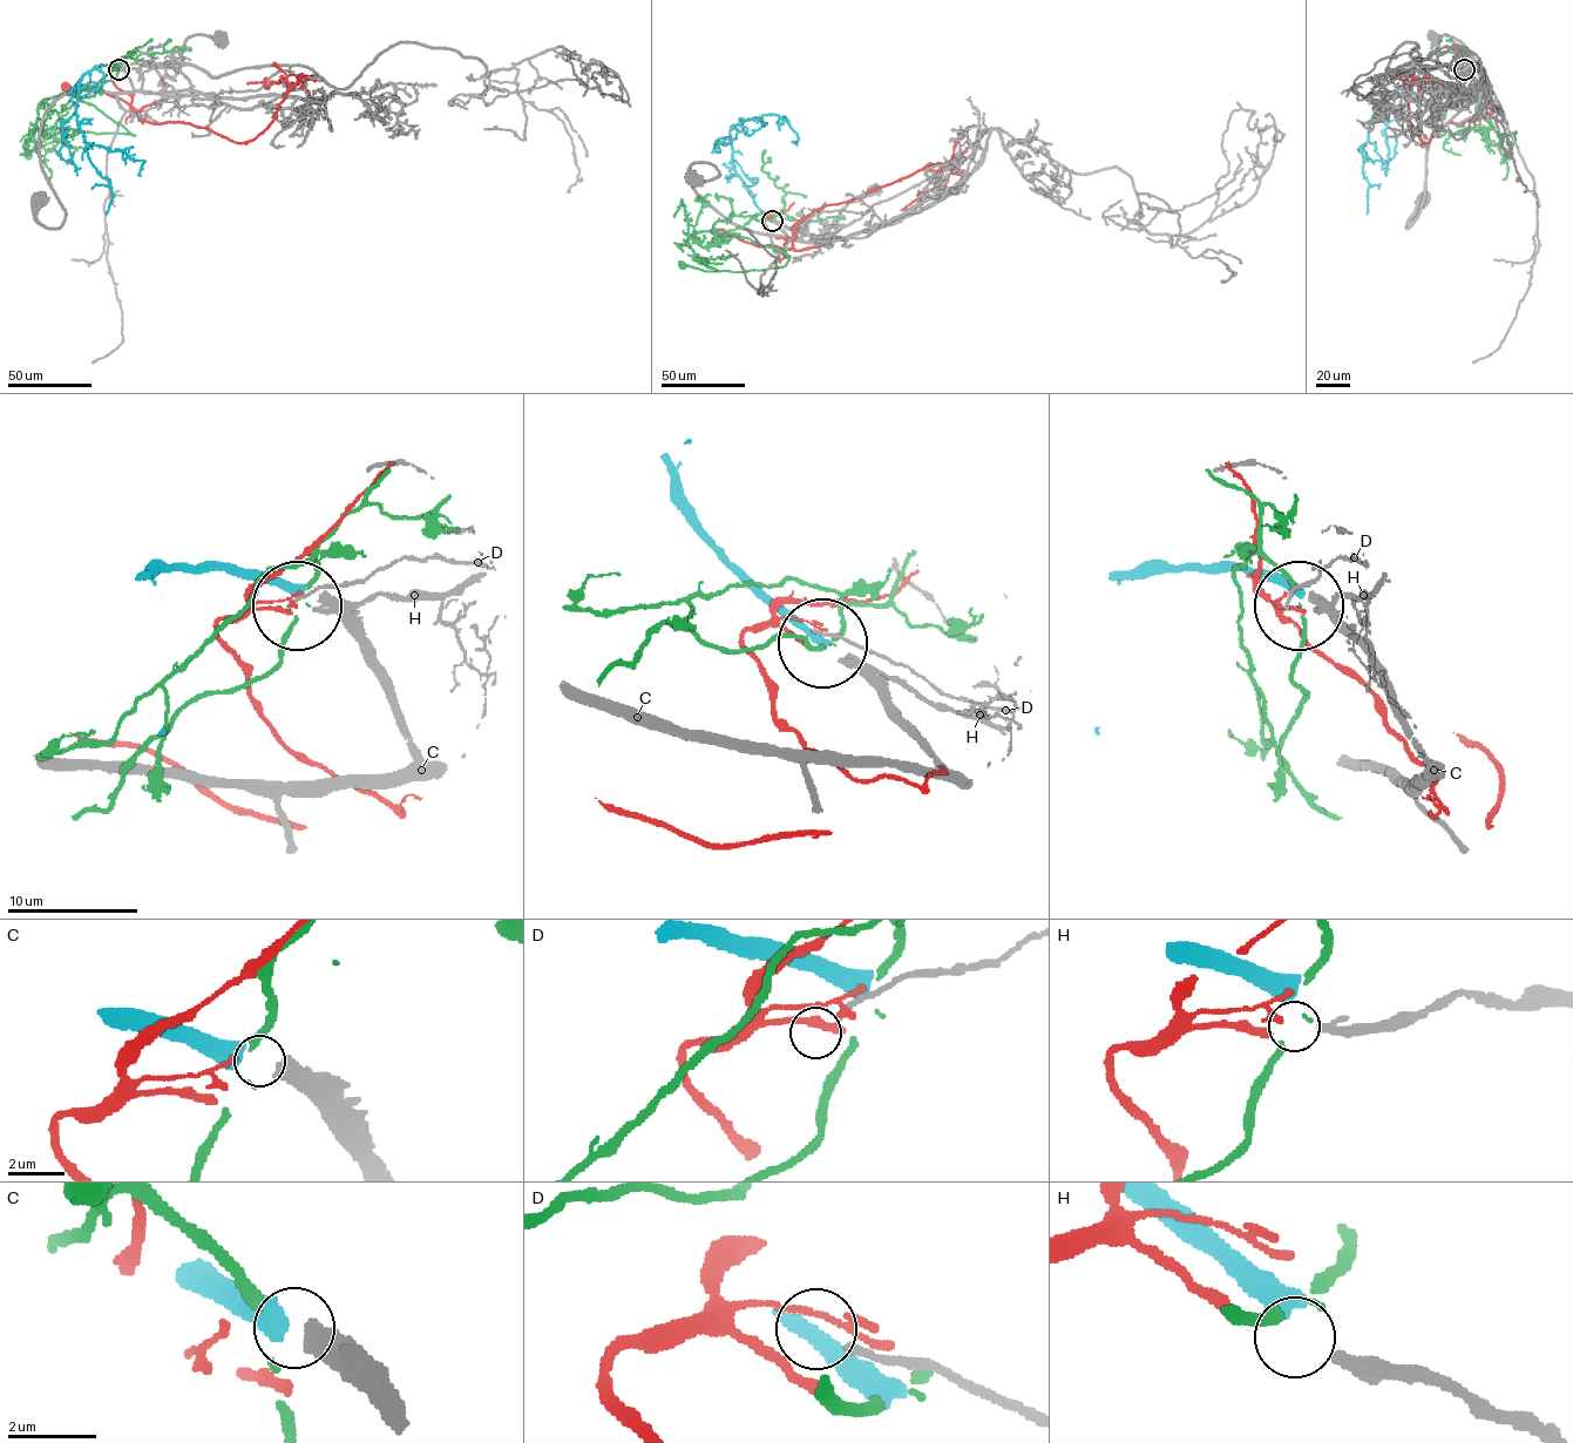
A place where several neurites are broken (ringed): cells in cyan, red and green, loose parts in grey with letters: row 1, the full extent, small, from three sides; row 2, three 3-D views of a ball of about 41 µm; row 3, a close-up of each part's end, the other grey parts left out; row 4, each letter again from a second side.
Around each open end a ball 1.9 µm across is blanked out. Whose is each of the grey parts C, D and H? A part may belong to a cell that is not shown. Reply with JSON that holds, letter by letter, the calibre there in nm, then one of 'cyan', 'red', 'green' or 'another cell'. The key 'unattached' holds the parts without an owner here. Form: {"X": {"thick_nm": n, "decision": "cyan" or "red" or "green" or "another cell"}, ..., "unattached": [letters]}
{"C": {"thick_nm": 600, "decision": "cyan"}, "D": {"thick_nm": 190, "decision": "another cell"}, "H": {"thick_nm": 320, "decision": "another cell"}, "unattached": ["D", "H"]}

